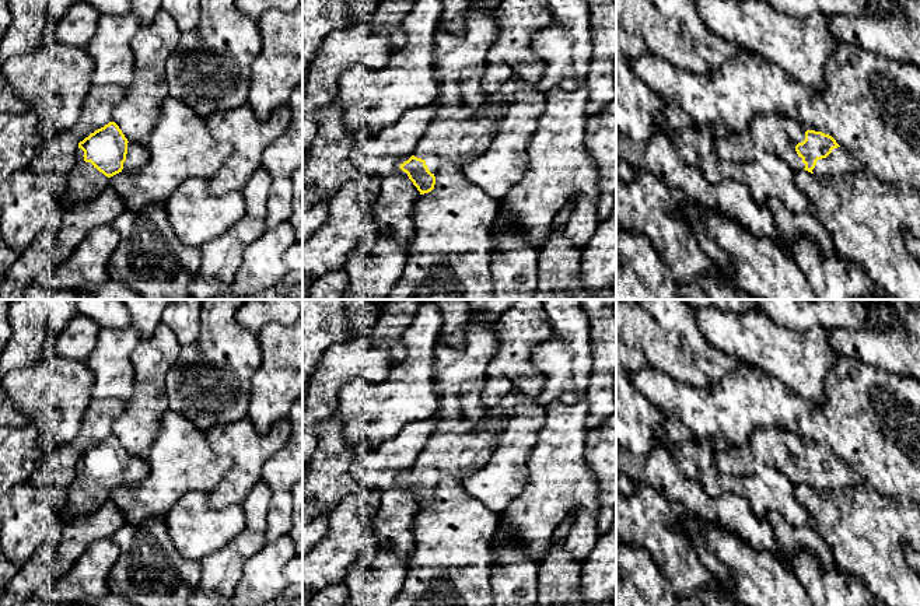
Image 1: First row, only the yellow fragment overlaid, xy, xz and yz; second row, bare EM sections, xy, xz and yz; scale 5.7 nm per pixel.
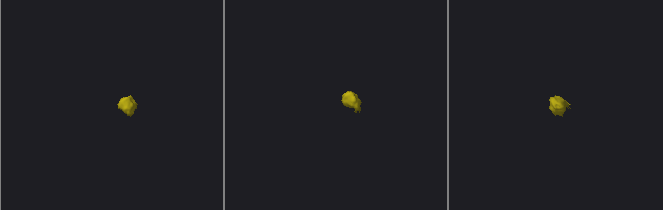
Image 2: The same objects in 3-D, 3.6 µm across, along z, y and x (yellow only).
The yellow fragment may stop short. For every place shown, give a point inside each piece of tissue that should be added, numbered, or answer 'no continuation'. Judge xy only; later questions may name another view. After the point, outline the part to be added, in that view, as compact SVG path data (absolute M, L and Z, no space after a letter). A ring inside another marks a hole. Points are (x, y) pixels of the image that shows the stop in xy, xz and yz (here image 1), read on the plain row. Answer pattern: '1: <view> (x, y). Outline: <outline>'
1: xy (137, 469). Outline: M127 456L126 473L129 476L129 484L141 481L148 474L148 465L146 458Z
2: xy (84, 493). Outline: M77 462L78 474L67 487L67 511L95 509L109 498L109 491L99 486L91 476L85 476L83 469L84 465Z

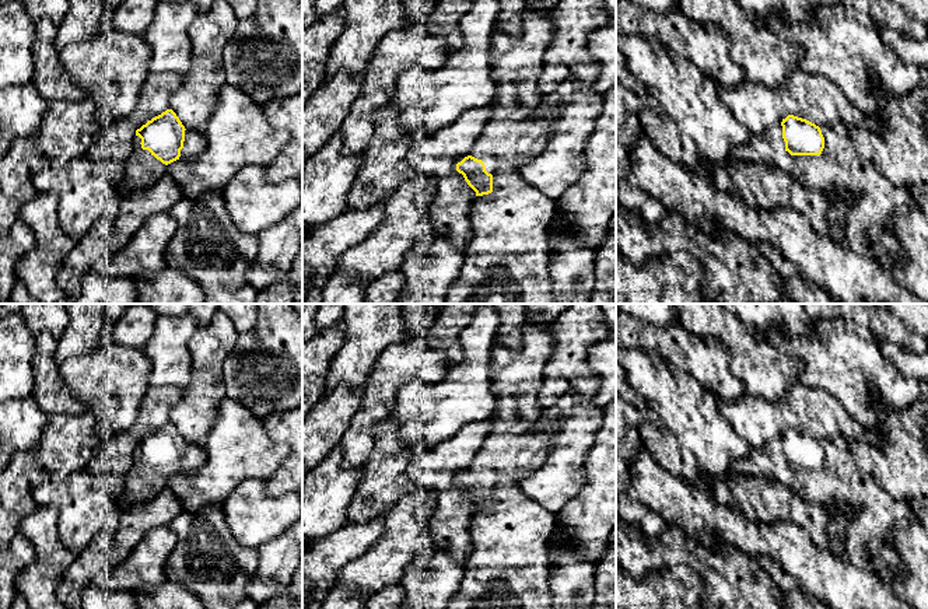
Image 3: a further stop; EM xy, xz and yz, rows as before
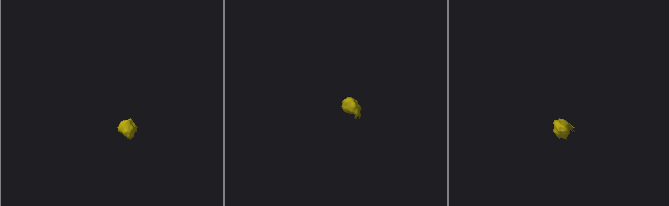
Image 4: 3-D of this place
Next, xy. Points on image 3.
1: xy (195, 457). Outline: M185 444L183 461L186 463L186 472L199 469L206 462L206 452L203 445Z
2: xy (142, 480). Outline: M134 449L136 462L125 475L125 498L153 497L167 486L167 479L157 473L148 463L143 463L140 456L141 452Z

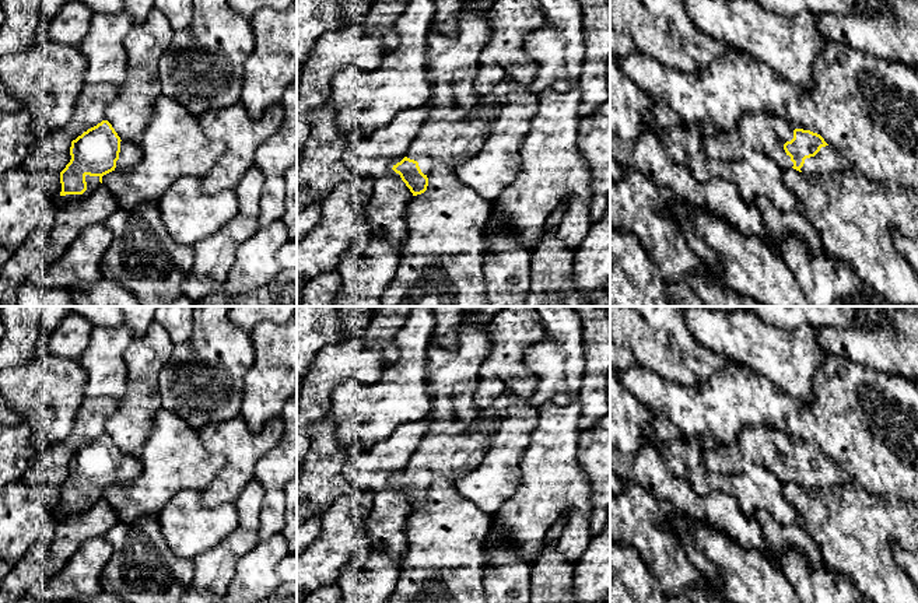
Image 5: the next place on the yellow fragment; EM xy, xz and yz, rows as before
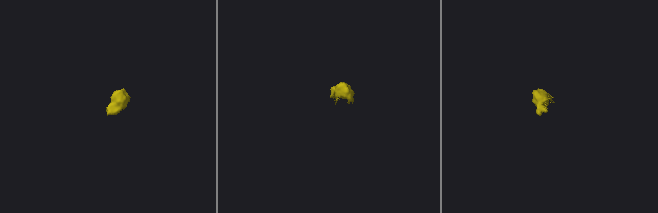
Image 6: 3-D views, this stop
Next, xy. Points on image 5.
1: xy (130, 467). Outline: M120 455L119 471L122 474L122 483L134 480L141 473L141 463L139 456Z
2: xy (93, 495). Outline: M85 488L85 495L87 495L87 504L83 508L91 506L97 499L101 498L99 490Z

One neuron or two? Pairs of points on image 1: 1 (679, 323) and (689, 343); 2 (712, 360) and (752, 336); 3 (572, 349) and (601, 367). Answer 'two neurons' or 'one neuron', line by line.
1: one neuron
2: two neurons
3: two neurons

